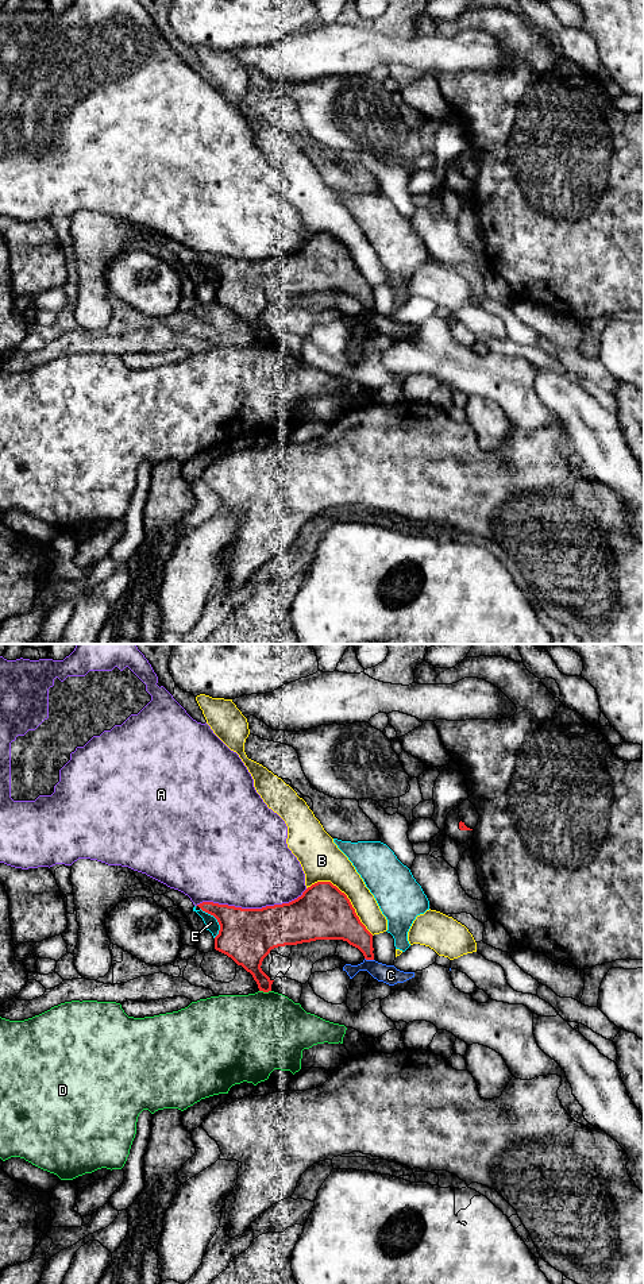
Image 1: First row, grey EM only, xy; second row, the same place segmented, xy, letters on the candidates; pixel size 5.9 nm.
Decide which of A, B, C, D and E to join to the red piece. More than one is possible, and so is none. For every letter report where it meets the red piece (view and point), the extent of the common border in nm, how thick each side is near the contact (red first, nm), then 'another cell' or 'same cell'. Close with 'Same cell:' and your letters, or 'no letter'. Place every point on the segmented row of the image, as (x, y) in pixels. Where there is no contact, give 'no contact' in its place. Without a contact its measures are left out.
A: meets red in xy at (251, 909); contact 650 nm long; 320 nm thick on the red side, 500 nm on the other; another cell
B: meets red in xy at (346, 895); contact 480 nm long; 320 nm thick on the red side, 240 nm on the other; another cell
C: meets red in xy at (369, 959); contact 60 nm long; 180 nm thick on the red side, 110 nm on the other; another cell
D: meets red in xy at (265, 991); contact 70 nm long; 180 nm thick on the red side, 480 nm on the other; another cell
E: meets red in xy at (218, 921); contact 200 nm long; 320 nm thick on the red side, 80 nm on the other; another cell
Same cell: no letter

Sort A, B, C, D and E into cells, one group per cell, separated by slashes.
A / B / C / D / E

